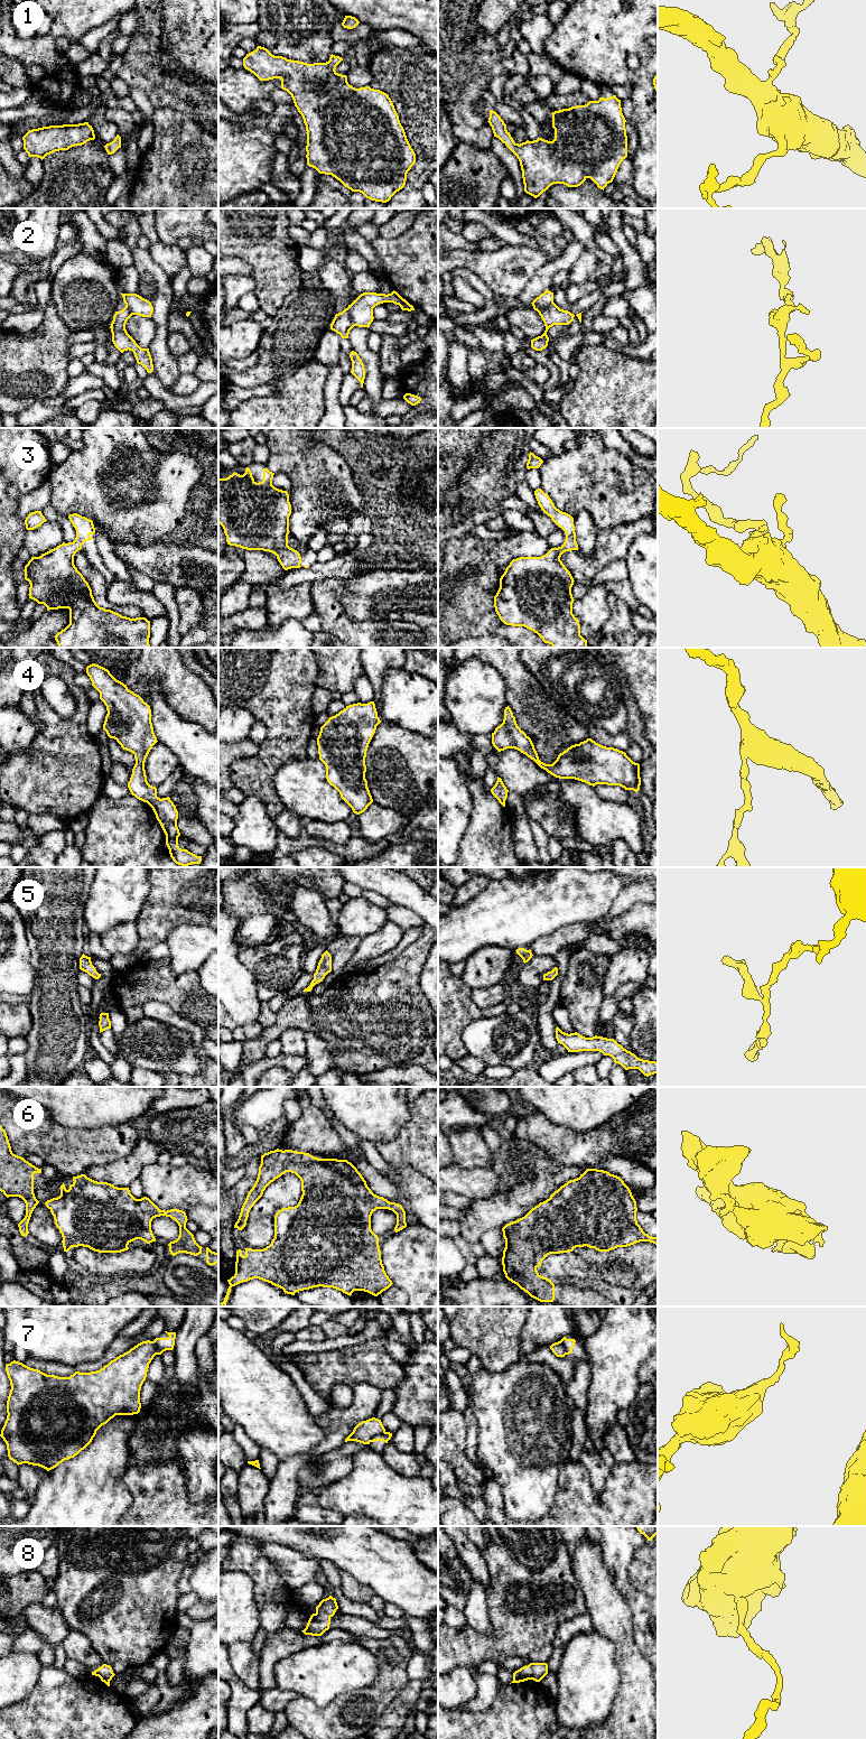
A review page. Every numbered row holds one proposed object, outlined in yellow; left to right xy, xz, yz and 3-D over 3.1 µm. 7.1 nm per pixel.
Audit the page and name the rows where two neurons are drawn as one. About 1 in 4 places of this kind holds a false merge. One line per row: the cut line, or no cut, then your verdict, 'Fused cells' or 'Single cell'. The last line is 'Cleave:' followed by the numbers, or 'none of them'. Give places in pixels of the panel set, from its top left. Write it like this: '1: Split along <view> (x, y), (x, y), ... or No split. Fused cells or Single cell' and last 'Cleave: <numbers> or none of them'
1: No split. Single cell
2: Split along xz (346, 308), (355, 325). Fused cells
3: No split. Single cell
4: No split. Single cell
5: No split. Single cell
6: No split. Single cell
7: Split along xz (384, 1431), (376, 1434), (370, 1441). Fused cells
8: No split. Single cell
Cleave: 2, 7

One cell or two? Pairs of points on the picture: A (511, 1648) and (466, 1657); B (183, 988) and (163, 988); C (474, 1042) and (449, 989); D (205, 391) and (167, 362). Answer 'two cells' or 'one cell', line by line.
A: one cell
B: one cell
C: two cells
D: two cells

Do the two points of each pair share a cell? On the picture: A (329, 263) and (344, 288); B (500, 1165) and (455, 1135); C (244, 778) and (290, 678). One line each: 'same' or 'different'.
A: same
B: different
C: same

